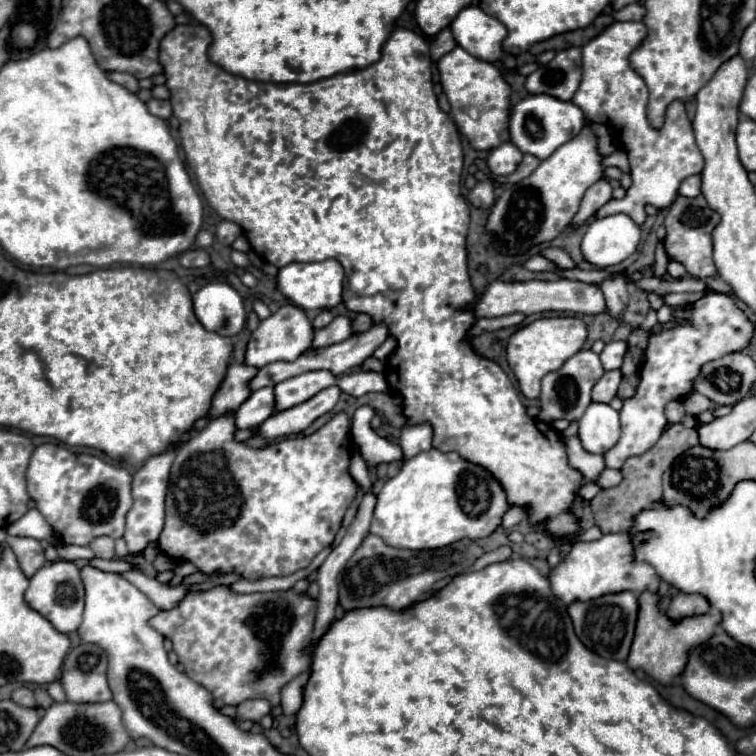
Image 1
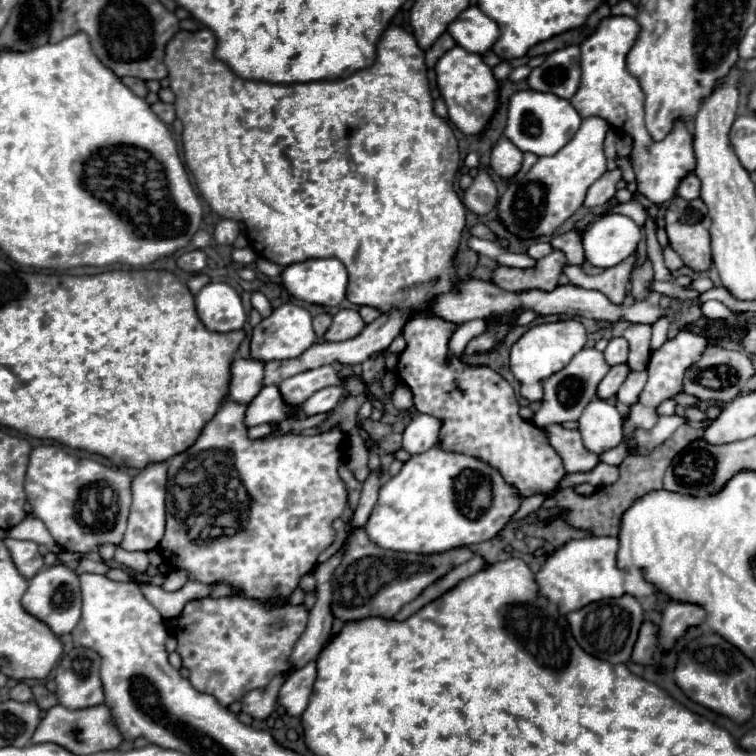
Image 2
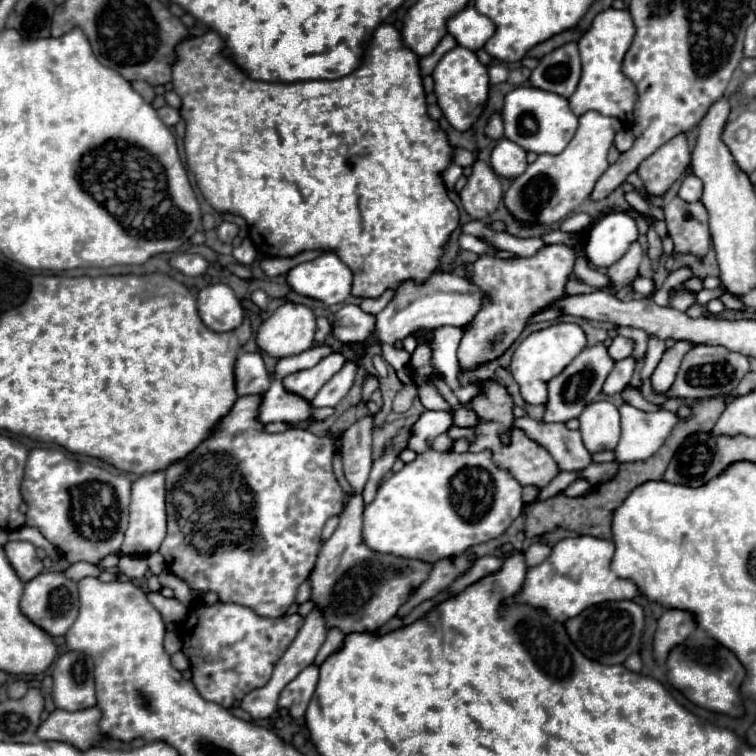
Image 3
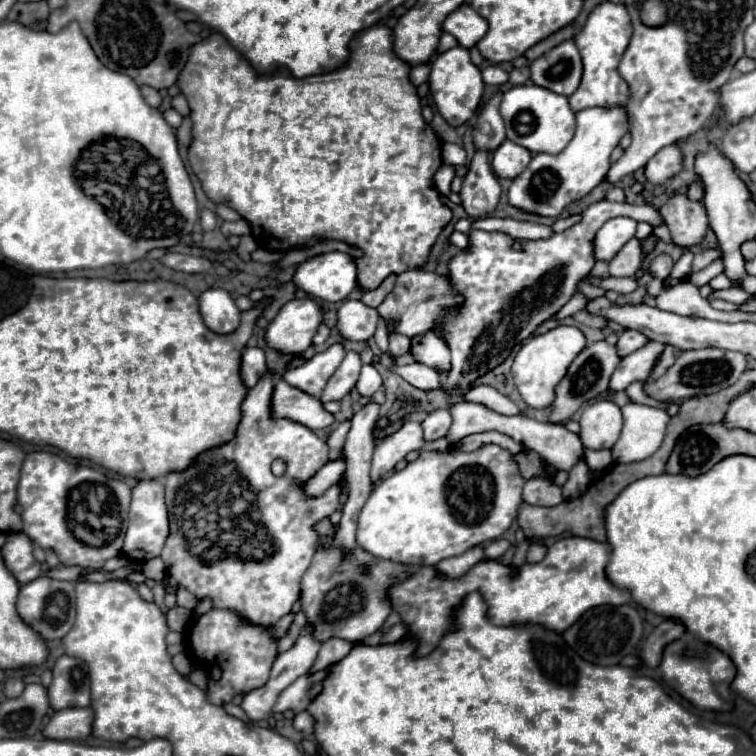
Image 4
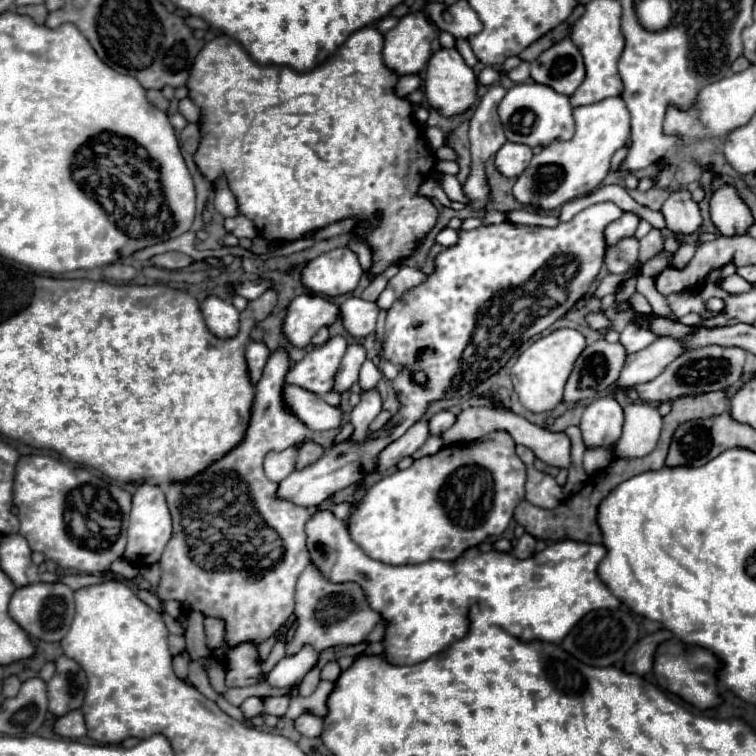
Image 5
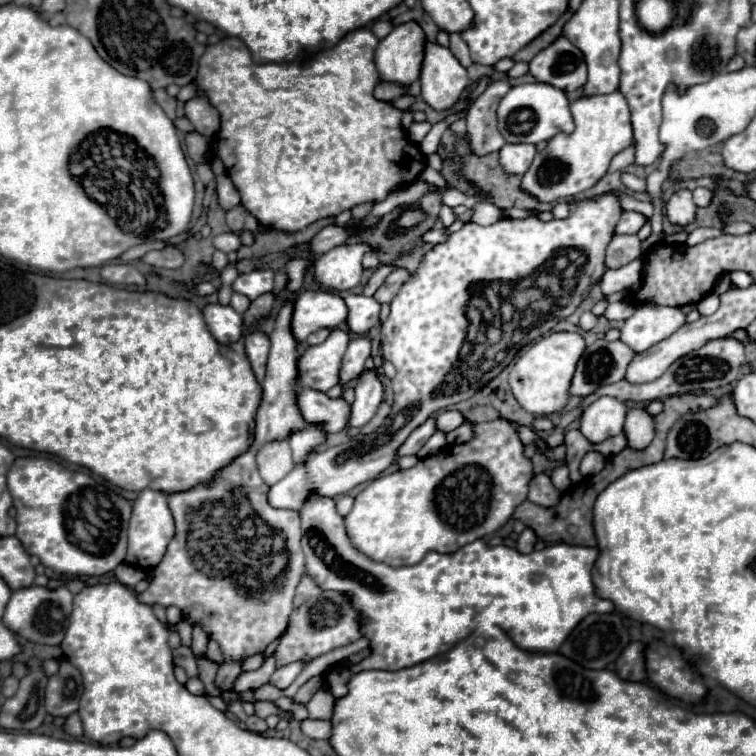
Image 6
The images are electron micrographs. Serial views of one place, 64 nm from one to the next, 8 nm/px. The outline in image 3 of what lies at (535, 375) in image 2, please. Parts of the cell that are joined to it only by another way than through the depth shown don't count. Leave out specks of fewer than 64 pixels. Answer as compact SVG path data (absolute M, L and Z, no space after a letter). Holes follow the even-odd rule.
M560 322L554 326L548 326L544 330L532 332L524 342L514 350L512 356L512 376L520 386L520 394L528 404L544 404L546 402L546 382L554 376L558 376L570 362L580 354L580 350L586 346L586 334L578 324Z

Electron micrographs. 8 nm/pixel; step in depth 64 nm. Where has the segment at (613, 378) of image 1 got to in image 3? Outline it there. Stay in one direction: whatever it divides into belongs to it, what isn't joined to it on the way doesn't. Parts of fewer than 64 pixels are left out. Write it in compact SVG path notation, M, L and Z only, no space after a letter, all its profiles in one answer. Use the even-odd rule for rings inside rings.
M624 358L622 362L616 362L614 370L608 374L608 378L606 378L606 382L604 382L602 394L612 396L612 394L622 392L622 390L630 384L632 370L634 370L634 360L632 360L632 358Z

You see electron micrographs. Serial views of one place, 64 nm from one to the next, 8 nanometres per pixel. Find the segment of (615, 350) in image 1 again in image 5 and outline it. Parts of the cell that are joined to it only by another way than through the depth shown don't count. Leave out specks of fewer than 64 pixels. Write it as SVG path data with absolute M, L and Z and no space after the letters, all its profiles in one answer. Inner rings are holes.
M628 324L622 334L620 334L620 344L624 346L626 354L638 352L642 348L646 348L650 342L654 342L656 336L644 328L640 328L638 324Z

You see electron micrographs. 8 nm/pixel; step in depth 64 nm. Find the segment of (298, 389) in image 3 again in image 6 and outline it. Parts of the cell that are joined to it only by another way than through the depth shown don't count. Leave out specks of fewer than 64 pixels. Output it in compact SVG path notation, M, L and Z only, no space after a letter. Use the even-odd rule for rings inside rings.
M332 330L326 342L310 346L298 360L296 384L318 392L328 392L338 384L338 370L350 338L342 330Z

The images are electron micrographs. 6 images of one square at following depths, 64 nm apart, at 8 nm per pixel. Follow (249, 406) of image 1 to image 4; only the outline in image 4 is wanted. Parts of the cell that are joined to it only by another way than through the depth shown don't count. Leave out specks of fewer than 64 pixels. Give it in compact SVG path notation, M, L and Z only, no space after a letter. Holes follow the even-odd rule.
M278 380L274 384L270 412L272 418L290 418L298 424L308 426L310 430L326 428L334 422L334 416L324 410L318 398L288 386L284 380Z

